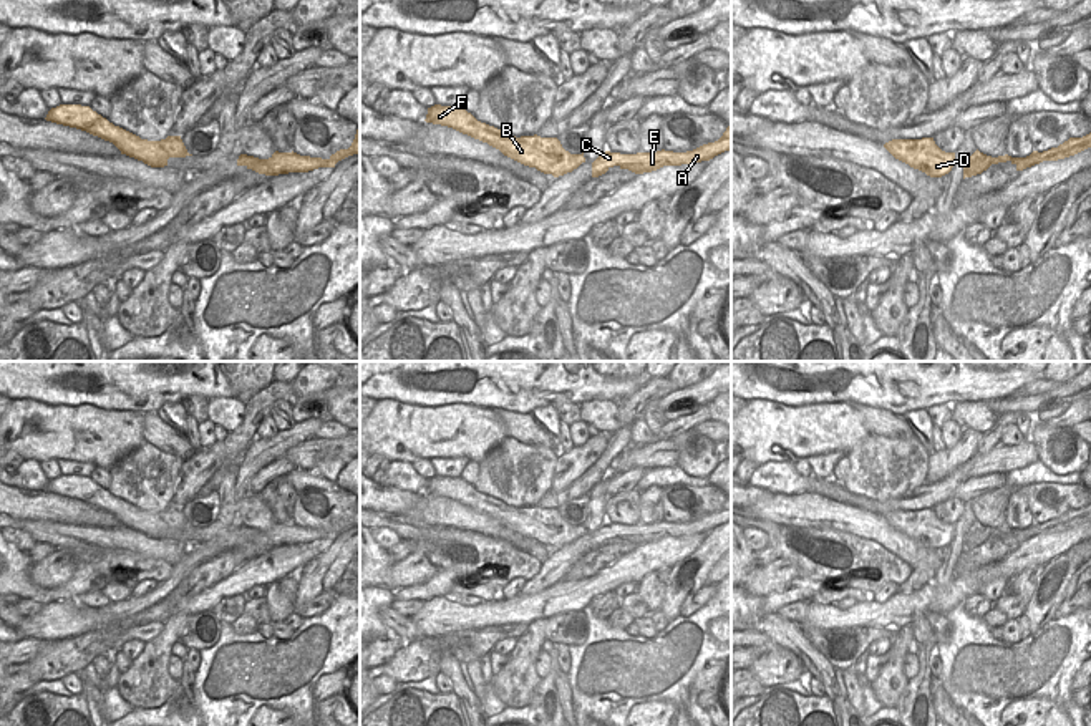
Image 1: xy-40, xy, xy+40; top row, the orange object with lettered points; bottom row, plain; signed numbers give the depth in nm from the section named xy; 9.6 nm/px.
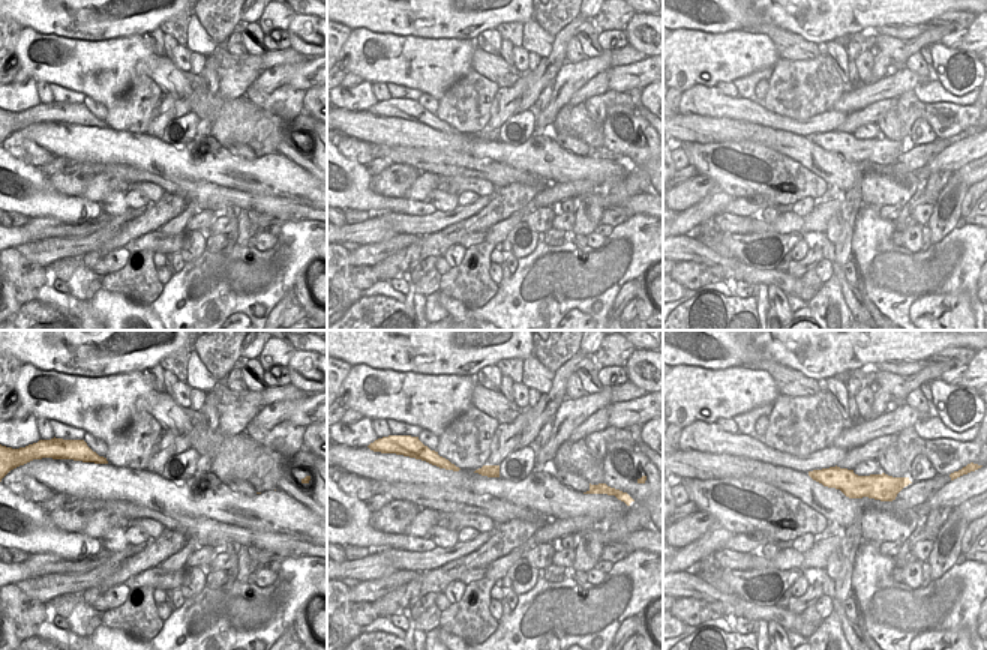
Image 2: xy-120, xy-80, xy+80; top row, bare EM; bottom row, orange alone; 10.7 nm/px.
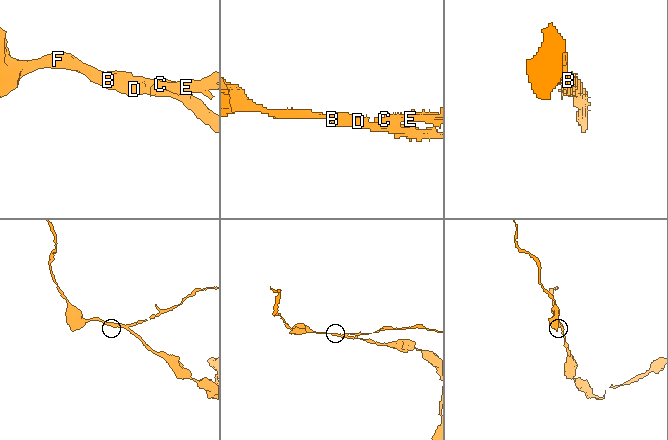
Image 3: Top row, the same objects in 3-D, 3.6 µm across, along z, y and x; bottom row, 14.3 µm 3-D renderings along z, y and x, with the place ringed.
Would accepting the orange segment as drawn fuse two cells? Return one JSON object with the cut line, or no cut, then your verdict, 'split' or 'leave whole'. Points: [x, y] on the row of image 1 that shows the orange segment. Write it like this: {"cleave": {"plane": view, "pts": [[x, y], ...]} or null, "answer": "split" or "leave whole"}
{"cleave": {"plane": "xy", "pts": [[639, 154], [634, 163], [620, 166]]}, "answer": "split"}

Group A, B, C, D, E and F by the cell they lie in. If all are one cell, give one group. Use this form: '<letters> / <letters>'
A E / B C D F

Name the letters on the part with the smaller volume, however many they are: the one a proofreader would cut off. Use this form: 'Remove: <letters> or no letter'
Remove: A, E.

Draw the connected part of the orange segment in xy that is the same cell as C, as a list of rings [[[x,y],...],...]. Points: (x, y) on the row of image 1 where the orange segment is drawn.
[[[602,152],[594,162],[592,162],[592,177],[599,177],[605,174],[613,166],[625,166],[625,164],[637,164],[638,154],[620,154],[620,152]]]

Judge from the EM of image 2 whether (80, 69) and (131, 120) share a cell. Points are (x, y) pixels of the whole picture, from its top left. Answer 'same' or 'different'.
different

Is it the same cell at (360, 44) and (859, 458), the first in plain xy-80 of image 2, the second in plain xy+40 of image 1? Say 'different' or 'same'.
different

